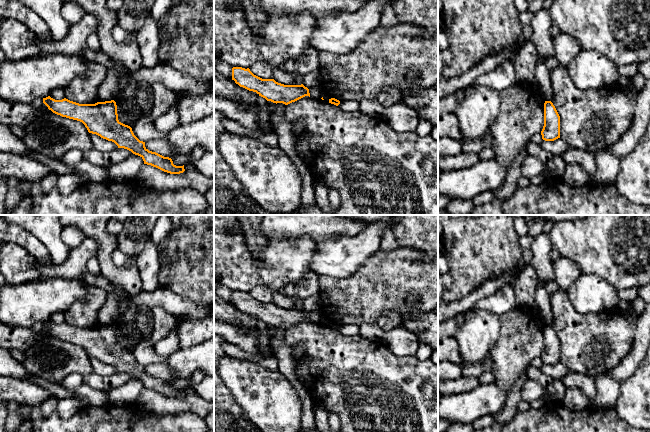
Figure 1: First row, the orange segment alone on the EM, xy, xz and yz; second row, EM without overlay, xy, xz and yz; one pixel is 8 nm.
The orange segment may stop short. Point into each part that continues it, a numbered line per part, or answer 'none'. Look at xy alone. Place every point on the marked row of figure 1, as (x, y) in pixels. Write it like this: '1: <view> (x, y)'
none

